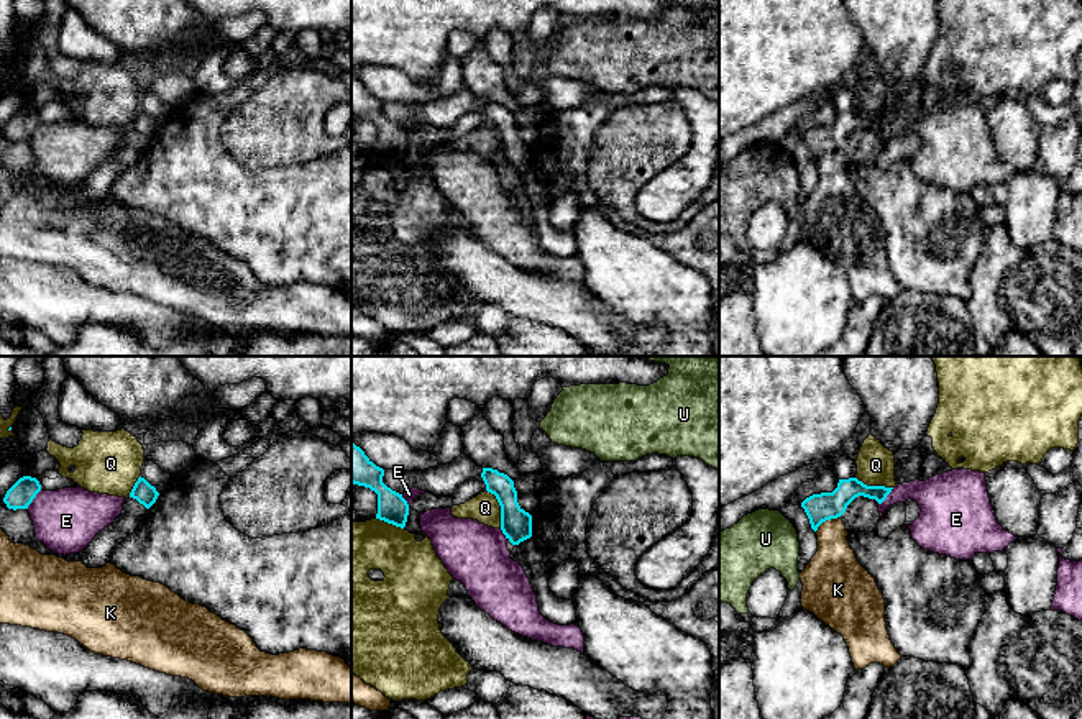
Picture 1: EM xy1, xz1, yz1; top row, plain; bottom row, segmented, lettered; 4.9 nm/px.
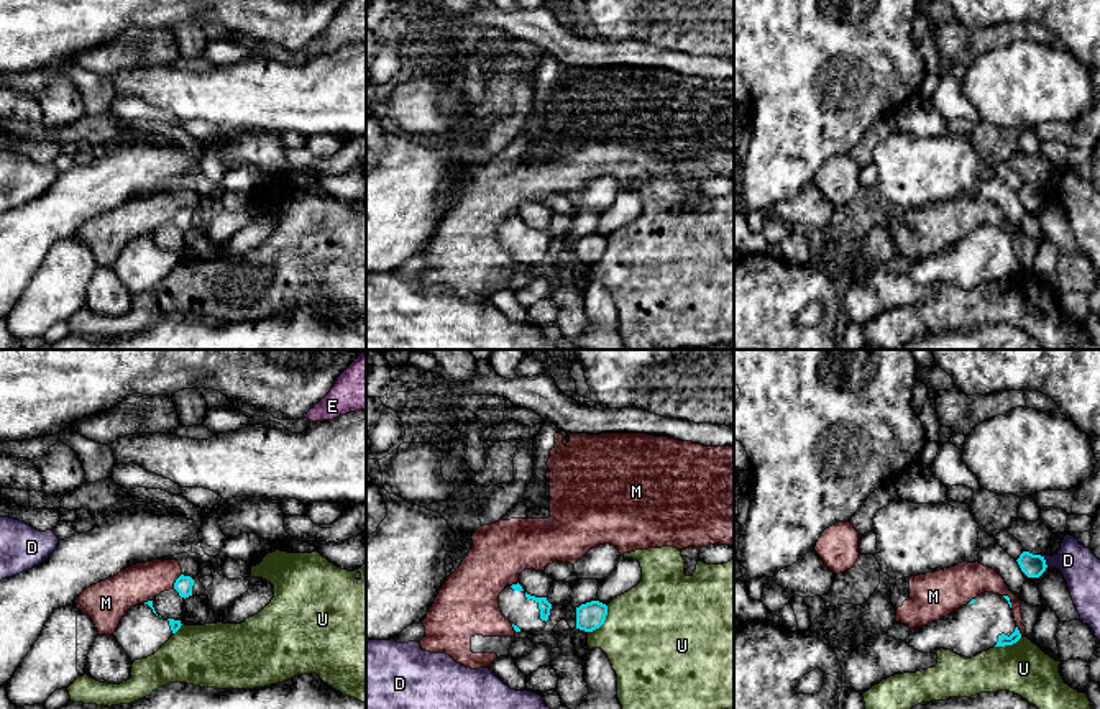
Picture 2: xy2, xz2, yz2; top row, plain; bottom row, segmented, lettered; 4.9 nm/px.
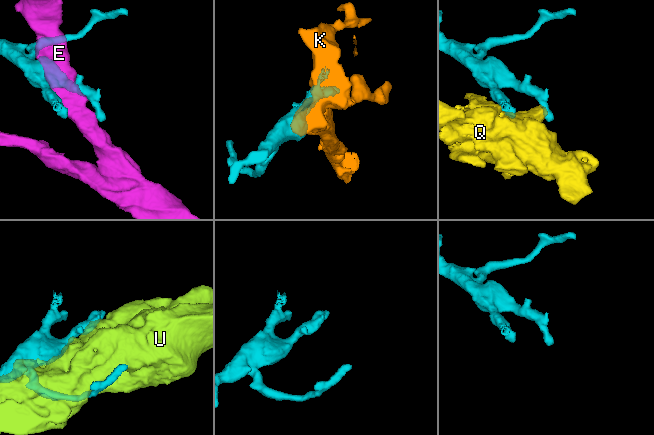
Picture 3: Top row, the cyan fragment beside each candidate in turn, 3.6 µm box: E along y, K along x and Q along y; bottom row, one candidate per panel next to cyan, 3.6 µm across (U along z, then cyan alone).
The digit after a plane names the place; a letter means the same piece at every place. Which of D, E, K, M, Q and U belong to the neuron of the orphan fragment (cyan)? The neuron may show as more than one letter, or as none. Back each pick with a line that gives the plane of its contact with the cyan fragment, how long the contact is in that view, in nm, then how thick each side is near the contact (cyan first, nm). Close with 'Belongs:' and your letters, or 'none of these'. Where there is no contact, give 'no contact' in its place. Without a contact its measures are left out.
Belongs: none of these

